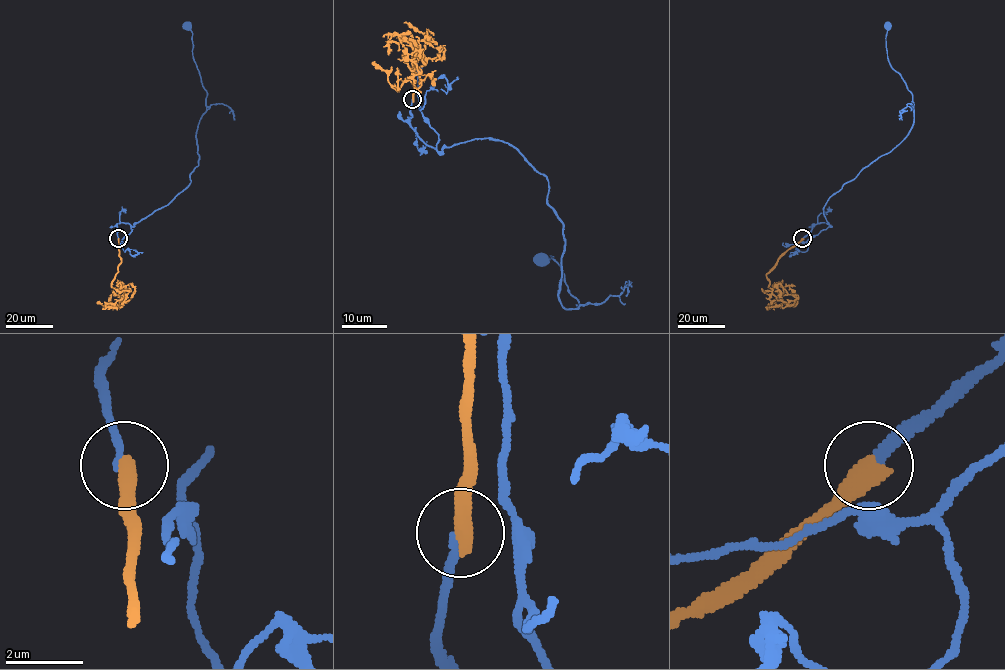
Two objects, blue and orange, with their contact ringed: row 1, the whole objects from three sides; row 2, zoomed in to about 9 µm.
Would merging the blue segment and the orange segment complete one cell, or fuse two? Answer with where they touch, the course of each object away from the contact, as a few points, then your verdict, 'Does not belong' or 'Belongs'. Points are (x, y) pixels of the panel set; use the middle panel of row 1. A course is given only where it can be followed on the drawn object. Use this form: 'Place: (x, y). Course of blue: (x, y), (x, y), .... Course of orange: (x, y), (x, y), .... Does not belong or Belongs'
Place: (412, 99). Course of blue: (412, 99), (412, 129), (438, 151), (499, 139), (546, 177), (565, 238), (559, 300), (578, 309), (541, 260). Course of orange: (413, 99), (418, 53), (399, 36), (424, 63), (423, 53), (421, 72), (395, 34), (384, 36). Does not belong

